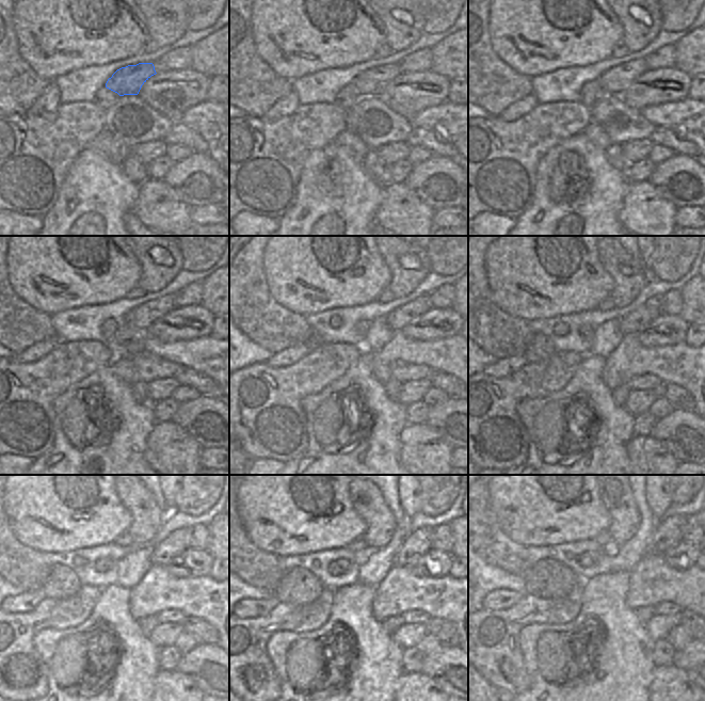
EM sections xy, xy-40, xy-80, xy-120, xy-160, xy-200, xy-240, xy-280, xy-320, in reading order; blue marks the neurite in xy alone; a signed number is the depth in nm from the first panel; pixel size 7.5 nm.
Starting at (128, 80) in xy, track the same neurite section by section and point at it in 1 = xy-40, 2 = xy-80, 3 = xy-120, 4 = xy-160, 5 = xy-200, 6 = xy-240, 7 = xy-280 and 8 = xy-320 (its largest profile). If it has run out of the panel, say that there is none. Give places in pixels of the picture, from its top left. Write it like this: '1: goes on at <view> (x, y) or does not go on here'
1: goes on at xy-40 (371, 82)
2: goes on at xy-80 (614, 81)
3: goes on at xy-120 (140, 318)
4: goes on at xy-160 (401, 316)
5: goes on at xy-200 (639, 319)
6: goes on at xy-240 (163, 554)
7: goes on at xy-280 (404, 555)
8: goes on at xy-320 (652, 543)

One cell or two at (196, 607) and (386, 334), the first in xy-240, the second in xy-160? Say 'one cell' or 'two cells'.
two cells

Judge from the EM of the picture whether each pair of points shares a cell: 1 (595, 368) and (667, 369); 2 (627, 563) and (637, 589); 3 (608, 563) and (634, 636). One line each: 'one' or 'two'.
1: two
2: two
3: two

